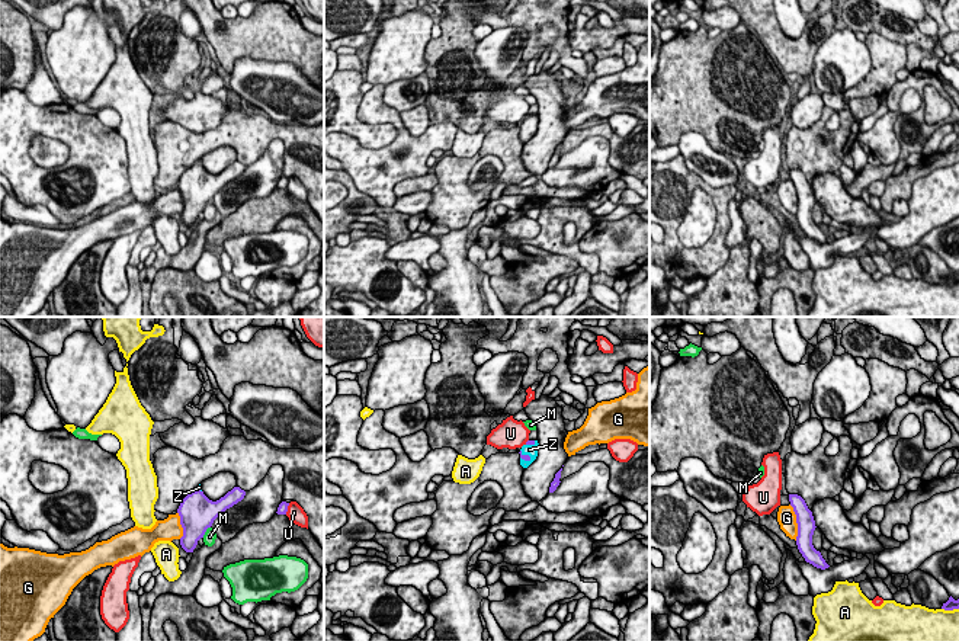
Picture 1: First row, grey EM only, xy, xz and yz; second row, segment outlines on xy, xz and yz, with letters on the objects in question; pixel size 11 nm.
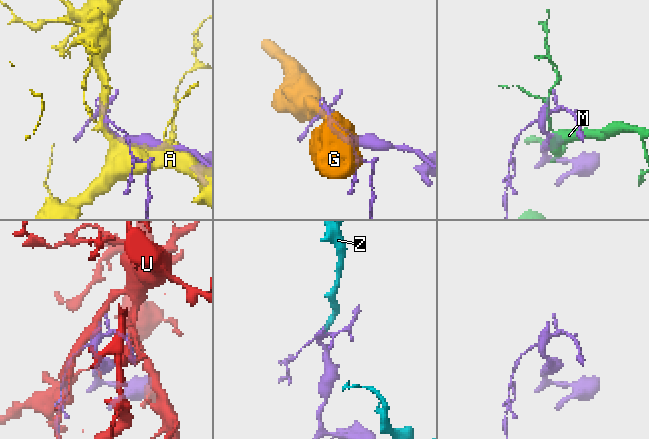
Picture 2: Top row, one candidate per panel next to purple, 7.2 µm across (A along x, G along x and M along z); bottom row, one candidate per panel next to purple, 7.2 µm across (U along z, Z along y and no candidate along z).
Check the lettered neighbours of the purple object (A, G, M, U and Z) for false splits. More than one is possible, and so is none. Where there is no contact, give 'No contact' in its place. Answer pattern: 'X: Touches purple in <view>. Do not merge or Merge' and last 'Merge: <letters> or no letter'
A: Touches purple in yz. Do not merge
G: Touches purple in yz. Do not merge
M: Touches purple in xy. Do not merge
U: Touches purple in xy. Do not merge
Z: Touches purple in xz. Merge
Merge: Z

